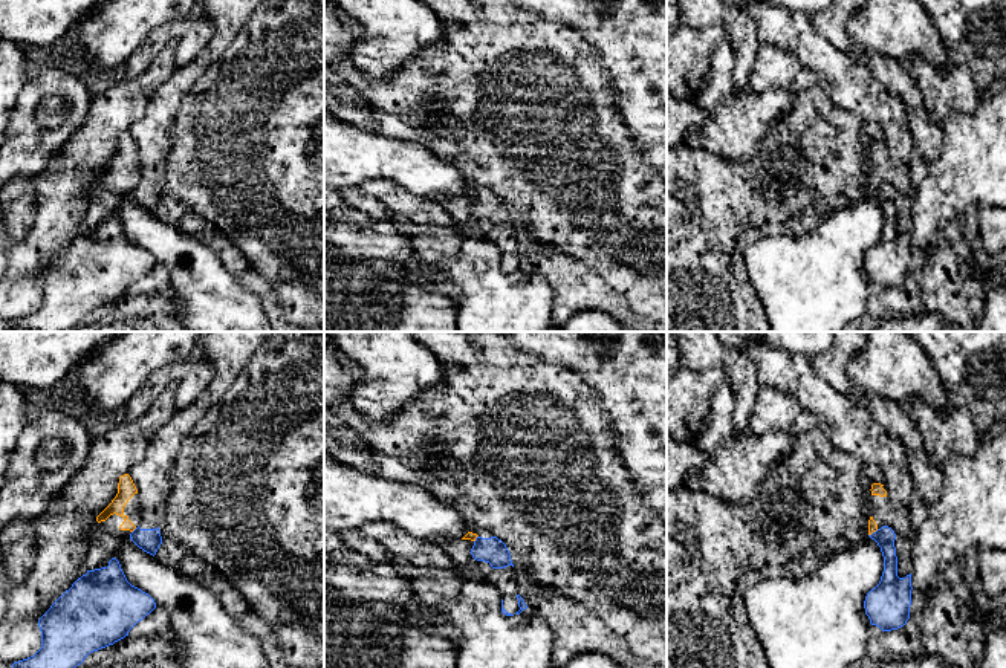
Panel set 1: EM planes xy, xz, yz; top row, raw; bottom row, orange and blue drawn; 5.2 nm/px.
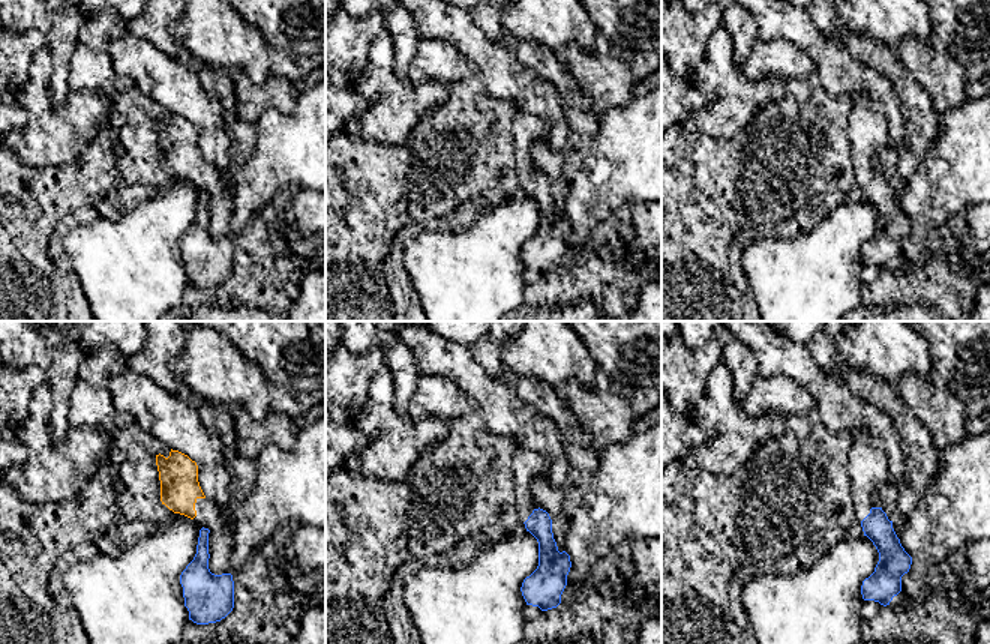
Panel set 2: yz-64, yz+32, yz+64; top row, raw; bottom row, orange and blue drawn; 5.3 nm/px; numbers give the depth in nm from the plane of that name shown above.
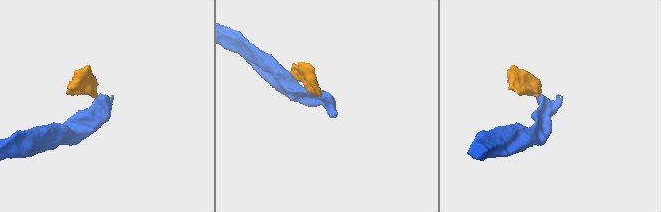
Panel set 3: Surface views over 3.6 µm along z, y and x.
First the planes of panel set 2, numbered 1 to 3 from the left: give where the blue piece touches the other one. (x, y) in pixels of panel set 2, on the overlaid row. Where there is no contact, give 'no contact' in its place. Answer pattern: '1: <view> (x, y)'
1: no contact
2: no contact
3: no contact

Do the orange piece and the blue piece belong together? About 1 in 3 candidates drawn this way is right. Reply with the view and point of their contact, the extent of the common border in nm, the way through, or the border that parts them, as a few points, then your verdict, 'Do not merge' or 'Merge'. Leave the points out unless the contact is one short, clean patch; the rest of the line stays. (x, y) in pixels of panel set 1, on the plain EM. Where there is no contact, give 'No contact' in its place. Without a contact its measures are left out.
Touches orange at xy (133, 187). Shared border 40 nm. Boundary: xy (136, 185), (132, 190). Do not merge

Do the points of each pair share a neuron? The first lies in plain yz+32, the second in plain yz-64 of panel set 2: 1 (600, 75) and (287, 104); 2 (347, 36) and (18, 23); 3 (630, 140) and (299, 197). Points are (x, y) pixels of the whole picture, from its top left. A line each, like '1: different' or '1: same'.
1: same
2: different
3: different

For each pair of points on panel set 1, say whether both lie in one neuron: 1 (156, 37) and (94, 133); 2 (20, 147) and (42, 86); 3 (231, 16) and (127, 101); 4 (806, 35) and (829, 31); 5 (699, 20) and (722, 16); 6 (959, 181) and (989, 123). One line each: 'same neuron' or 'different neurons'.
1: different neurons
2: same neuron
3: different neurons
4: different neurons
5: same neuron
6: same neuron

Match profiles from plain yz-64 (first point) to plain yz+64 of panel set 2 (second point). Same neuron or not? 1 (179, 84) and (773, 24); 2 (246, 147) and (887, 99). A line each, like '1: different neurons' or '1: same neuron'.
1: same neuron
2: different neurons

